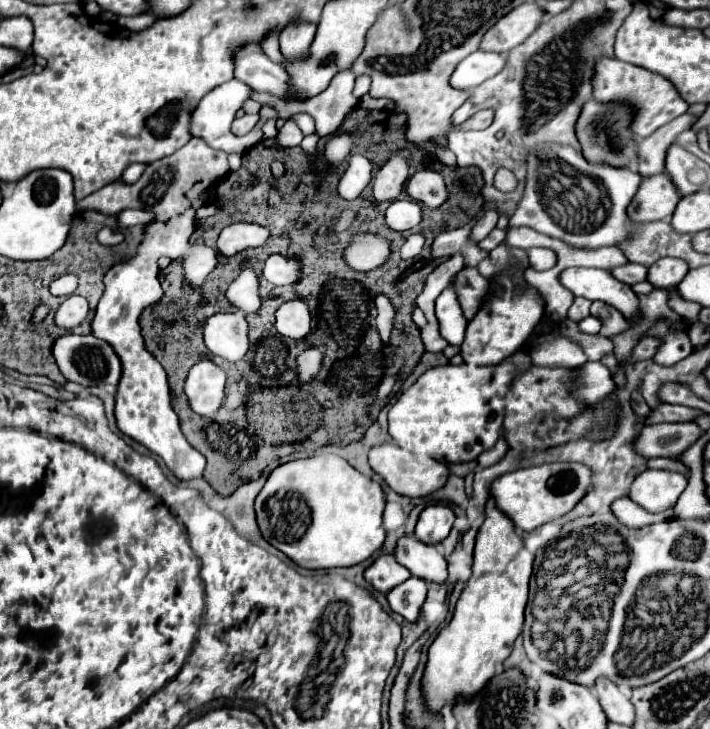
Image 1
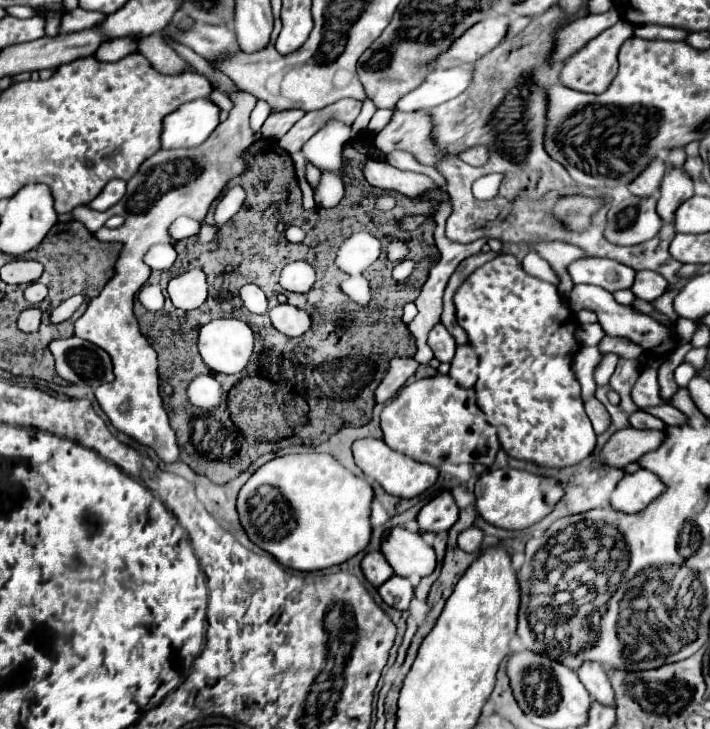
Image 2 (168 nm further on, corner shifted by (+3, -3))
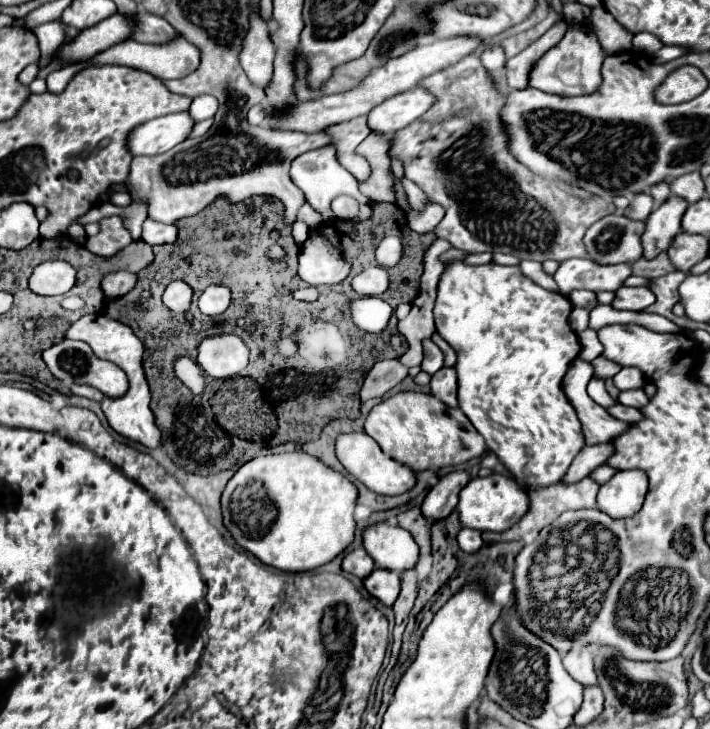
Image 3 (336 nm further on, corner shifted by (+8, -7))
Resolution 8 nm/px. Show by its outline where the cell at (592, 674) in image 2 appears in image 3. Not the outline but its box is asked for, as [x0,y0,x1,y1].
[562,647,598,685]

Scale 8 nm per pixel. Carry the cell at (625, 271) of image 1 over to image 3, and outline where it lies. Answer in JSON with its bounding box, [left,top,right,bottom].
[556,259,632,295]

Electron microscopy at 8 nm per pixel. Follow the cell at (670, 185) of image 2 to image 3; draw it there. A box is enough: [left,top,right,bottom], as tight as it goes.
[642,195,688,259]

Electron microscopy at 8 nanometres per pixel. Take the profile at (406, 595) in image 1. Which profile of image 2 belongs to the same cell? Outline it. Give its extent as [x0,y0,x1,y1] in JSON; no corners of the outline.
[379,575,413,611]

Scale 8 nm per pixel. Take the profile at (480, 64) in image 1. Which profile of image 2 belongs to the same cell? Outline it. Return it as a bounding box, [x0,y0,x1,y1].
[397,65,473,111]

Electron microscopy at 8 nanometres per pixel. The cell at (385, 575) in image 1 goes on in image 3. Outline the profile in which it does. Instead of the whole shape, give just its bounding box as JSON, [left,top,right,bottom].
[342,547,374,579]

